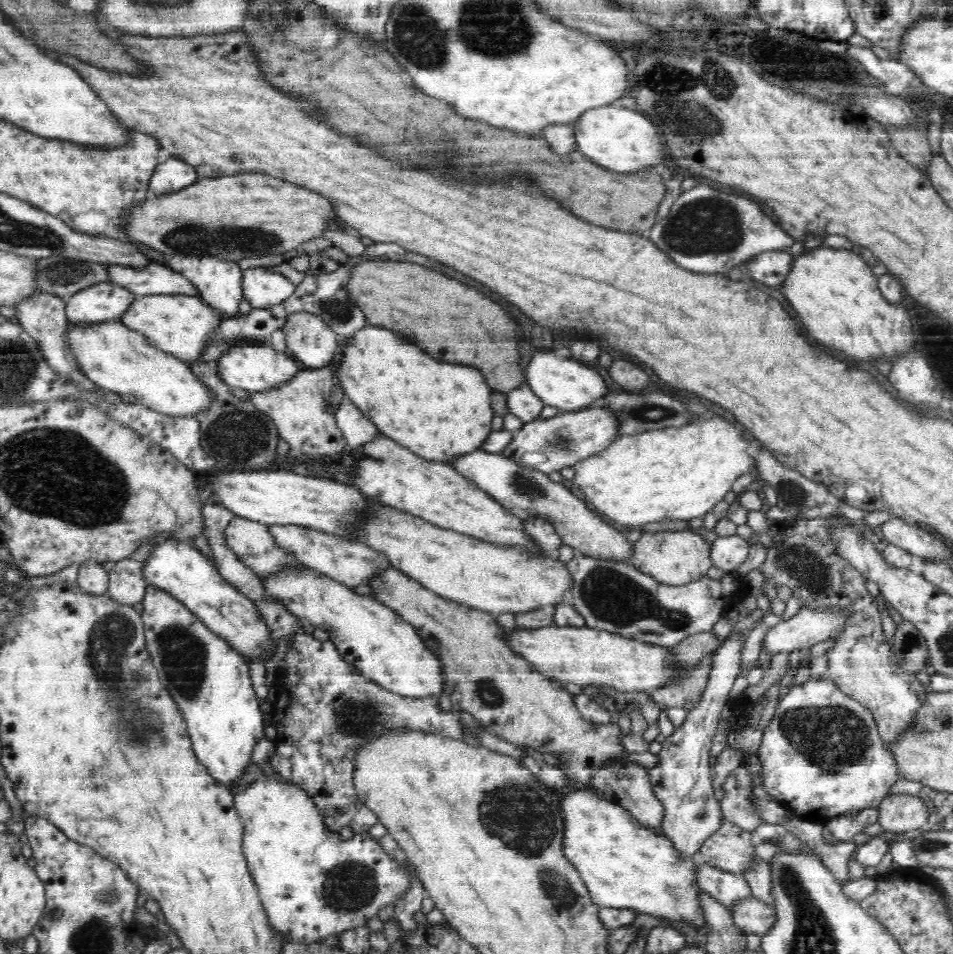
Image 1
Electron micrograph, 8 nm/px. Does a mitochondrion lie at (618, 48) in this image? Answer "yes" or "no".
no

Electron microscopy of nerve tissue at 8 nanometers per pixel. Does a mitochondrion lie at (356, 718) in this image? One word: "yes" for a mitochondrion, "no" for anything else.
yes

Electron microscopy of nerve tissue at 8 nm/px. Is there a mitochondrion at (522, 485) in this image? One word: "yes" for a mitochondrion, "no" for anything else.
yes

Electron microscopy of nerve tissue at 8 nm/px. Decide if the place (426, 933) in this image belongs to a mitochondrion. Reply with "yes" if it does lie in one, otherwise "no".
no

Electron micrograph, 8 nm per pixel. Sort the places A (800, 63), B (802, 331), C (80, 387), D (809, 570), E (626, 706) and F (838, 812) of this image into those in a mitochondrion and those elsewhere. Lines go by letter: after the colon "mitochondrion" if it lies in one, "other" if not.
A: mitochondrion
B: other
C: other
D: mitochondrion
E: other
F: other

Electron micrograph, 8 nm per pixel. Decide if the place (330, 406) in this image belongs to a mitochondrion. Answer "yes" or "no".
no

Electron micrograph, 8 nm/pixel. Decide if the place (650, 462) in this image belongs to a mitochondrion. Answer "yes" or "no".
no

